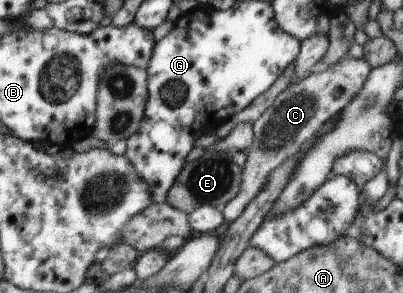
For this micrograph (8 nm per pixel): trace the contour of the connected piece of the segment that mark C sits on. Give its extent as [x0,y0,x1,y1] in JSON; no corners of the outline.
[222,58,371,225]

